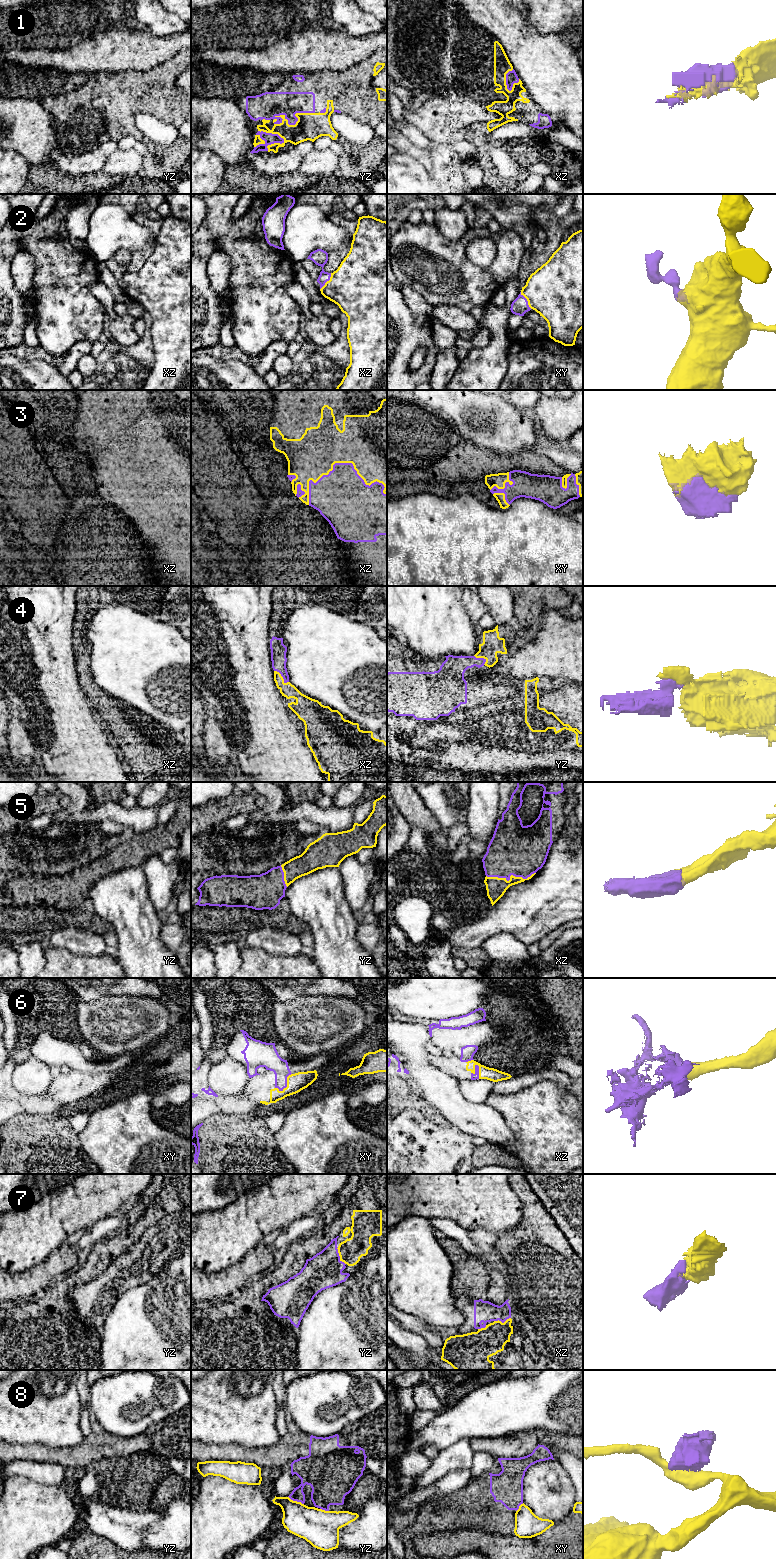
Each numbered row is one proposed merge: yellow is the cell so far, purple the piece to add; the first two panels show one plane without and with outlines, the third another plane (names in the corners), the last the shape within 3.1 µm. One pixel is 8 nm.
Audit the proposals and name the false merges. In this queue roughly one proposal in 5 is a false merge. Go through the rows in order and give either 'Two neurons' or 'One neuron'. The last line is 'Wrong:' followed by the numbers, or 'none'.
1: One neuron
2: One neuron
3: One neuron
4: One neuron
5: One neuron
6: Two neurons
7: One neuron
8: Two neurons
Wrong: 6, 8

